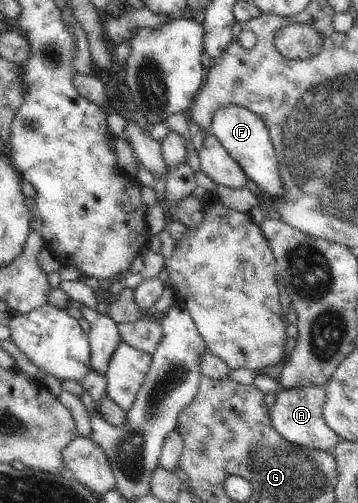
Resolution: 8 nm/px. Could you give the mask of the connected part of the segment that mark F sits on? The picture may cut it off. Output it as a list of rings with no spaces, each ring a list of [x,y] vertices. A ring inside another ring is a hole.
[[[242,105],[220,107],[211,118],[209,132],[218,138],[228,154],[240,164],[247,177],[256,182],[260,190],[267,192],[268,197],[279,197],[285,192],[267,126],[255,112],[249,111]]]

